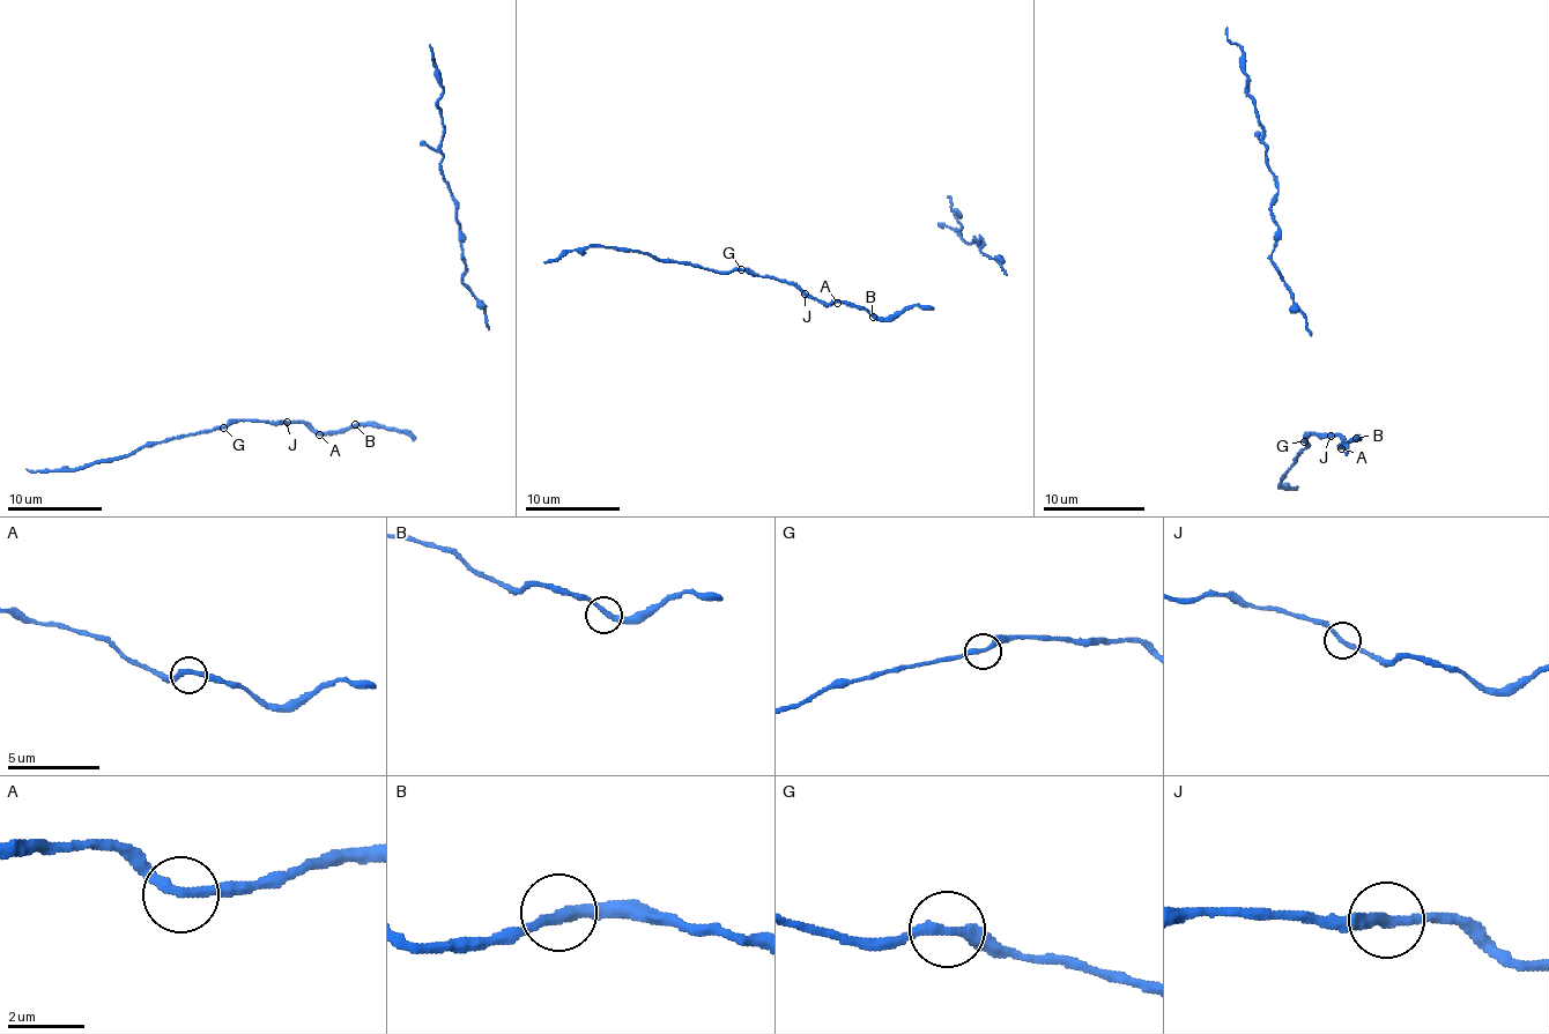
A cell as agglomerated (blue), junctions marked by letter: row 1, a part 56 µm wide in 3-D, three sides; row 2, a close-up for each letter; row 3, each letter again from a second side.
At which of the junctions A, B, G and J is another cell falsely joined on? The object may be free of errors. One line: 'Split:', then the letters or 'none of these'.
Split: none of these

